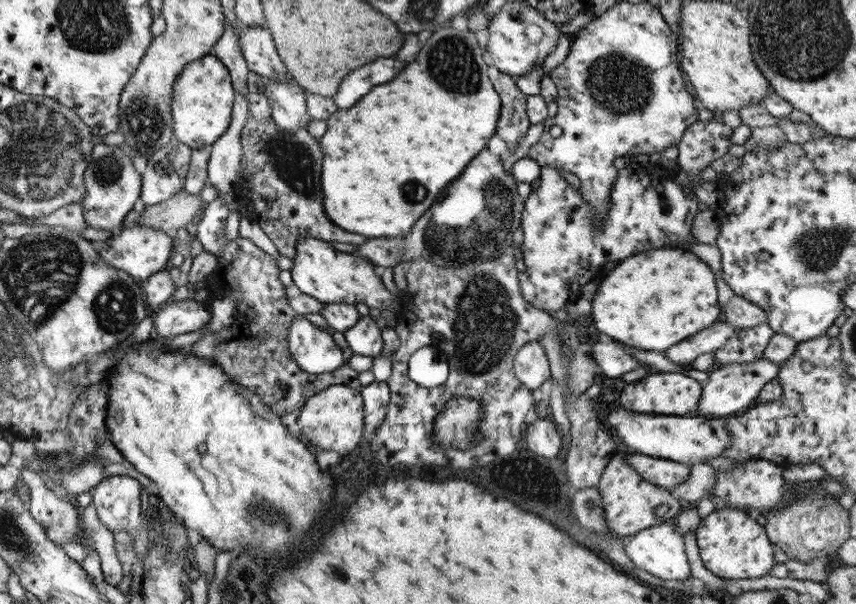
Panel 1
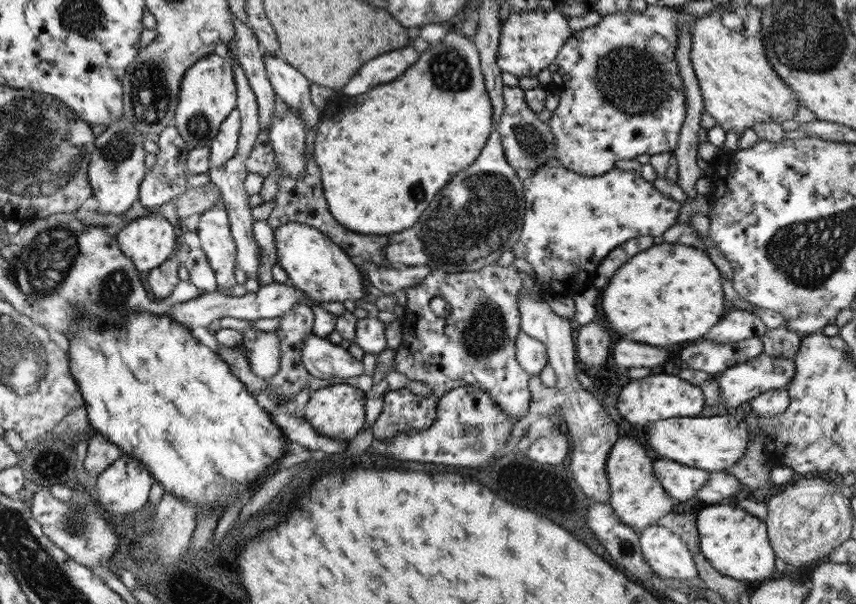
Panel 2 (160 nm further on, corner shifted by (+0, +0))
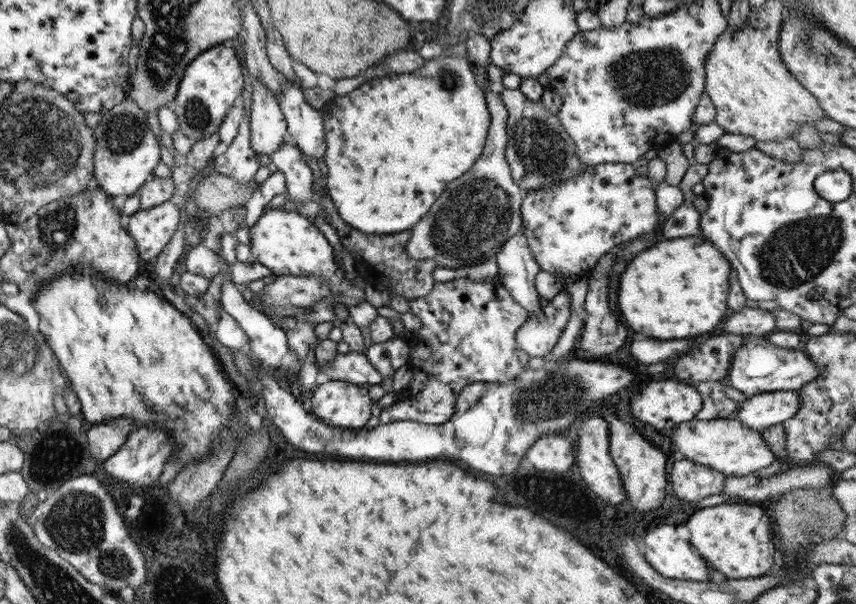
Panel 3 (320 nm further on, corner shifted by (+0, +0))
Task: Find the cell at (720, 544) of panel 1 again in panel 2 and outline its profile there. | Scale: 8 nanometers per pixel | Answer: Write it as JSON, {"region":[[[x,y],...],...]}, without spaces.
{"region":[[[708,504],[697,512],[699,548],[705,560],[721,574],[735,581],[761,582],[777,576],[775,556],[765,532],[767,526],[739,507]]]}

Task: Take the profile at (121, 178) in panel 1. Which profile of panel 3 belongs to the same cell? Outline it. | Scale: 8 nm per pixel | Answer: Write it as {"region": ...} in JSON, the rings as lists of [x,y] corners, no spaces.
{"region":[[[126,95],[117,106],[102,114],[93,132],[93,172],[98,187],[111,198],[119,194],[137,194],[138,188],[153,176],[152,170],[157,166],[160,156],[159,144],[147,123],[146,114]]]}

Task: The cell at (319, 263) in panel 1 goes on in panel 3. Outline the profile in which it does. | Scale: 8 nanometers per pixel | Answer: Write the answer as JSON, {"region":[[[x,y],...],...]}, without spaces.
{"region":[[[264,207],[257,222],[248,228],[248,235],[251,259],[263,264],[275,275],[321,275],[329,285],[330,294],[333,293],[345,307],[355,306],[364,300],[363,289],[352,286],[335,265],[332,248],[325,237],[297,212],[289,212],[283,207]]]}

